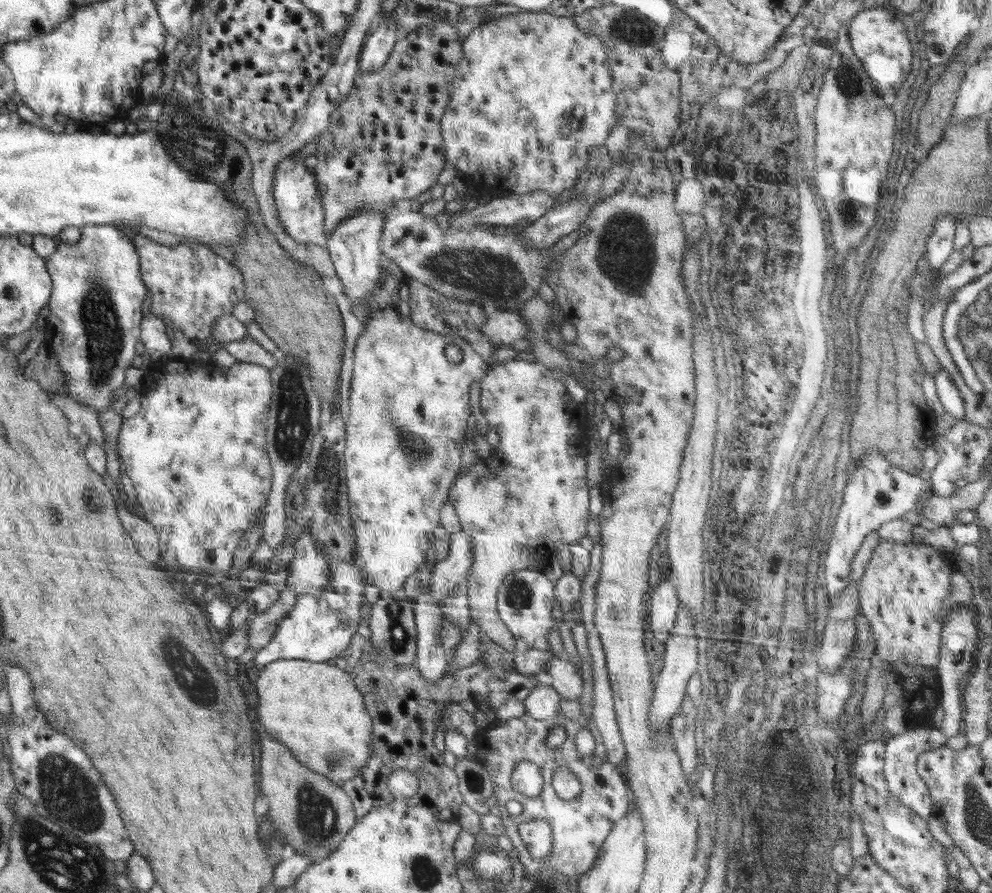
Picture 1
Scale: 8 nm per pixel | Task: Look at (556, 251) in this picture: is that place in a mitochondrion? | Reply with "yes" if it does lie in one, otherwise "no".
no

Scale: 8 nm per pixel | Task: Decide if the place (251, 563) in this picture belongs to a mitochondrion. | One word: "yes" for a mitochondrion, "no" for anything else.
no

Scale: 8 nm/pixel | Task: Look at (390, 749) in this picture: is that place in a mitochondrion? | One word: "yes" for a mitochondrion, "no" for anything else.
yes

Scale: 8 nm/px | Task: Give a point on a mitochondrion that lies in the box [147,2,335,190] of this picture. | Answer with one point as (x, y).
(187, 131)

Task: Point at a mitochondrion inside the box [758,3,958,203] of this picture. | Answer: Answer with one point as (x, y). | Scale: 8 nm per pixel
(848, 82)

